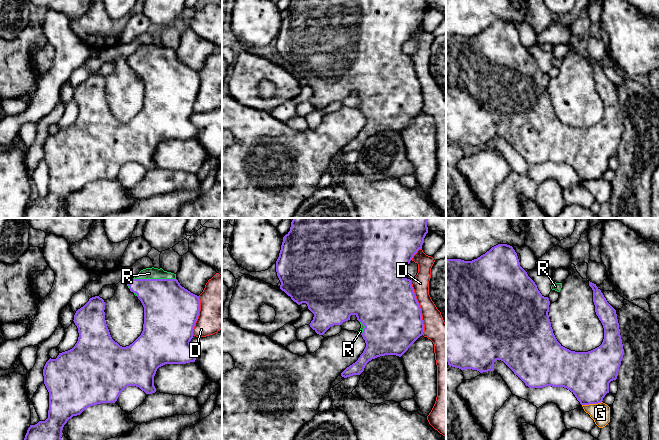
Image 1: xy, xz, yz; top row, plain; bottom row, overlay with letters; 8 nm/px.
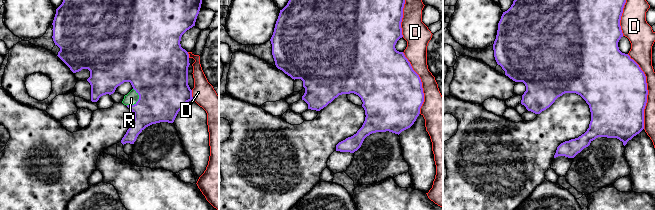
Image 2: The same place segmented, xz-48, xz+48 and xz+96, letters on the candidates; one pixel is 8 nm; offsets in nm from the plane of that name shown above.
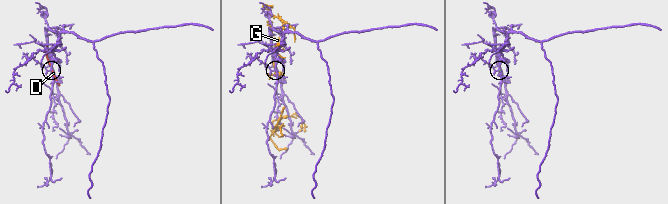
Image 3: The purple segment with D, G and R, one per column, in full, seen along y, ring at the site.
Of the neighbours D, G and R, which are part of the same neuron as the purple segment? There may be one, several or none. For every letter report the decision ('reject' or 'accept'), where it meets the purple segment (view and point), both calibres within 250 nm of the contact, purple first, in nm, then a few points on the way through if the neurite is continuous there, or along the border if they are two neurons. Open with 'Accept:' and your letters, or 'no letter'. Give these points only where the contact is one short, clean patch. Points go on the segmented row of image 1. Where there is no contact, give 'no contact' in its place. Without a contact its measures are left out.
Accept: R
D: reject | xz (419, 307) | 480/190 nm
G: reject | yz (591, 403) | 360/160 nm
R: accept | xy (154, 279) | 400/100 nm

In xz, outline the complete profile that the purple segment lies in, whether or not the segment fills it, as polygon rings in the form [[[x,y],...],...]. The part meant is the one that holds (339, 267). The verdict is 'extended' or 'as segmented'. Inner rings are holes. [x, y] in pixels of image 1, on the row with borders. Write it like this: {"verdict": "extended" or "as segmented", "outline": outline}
{"verdict": "extended", "outline": [[[294,218],[291,222],[290,231],[283,237],[279,257],[276,261],[276,272],[281,282],[280,289],[284,291],[298,305],[306,303],[308,309],[314,314],[310,327],[319,335],[323,335],[331,326],[341,325],[355,315],[361,324],[358,331],[365,340],[366,347],[358,360],[347,367],[341,376],[344,378],[360,375],[366,364],[380,356],[396,355],[401,357],[408,348],[424,332],[421,308],[416,299],[411,280],[402,275],[403,268],[410,263],[413,256],[422,248],[424,238],[428,233],[427,218]]]}

